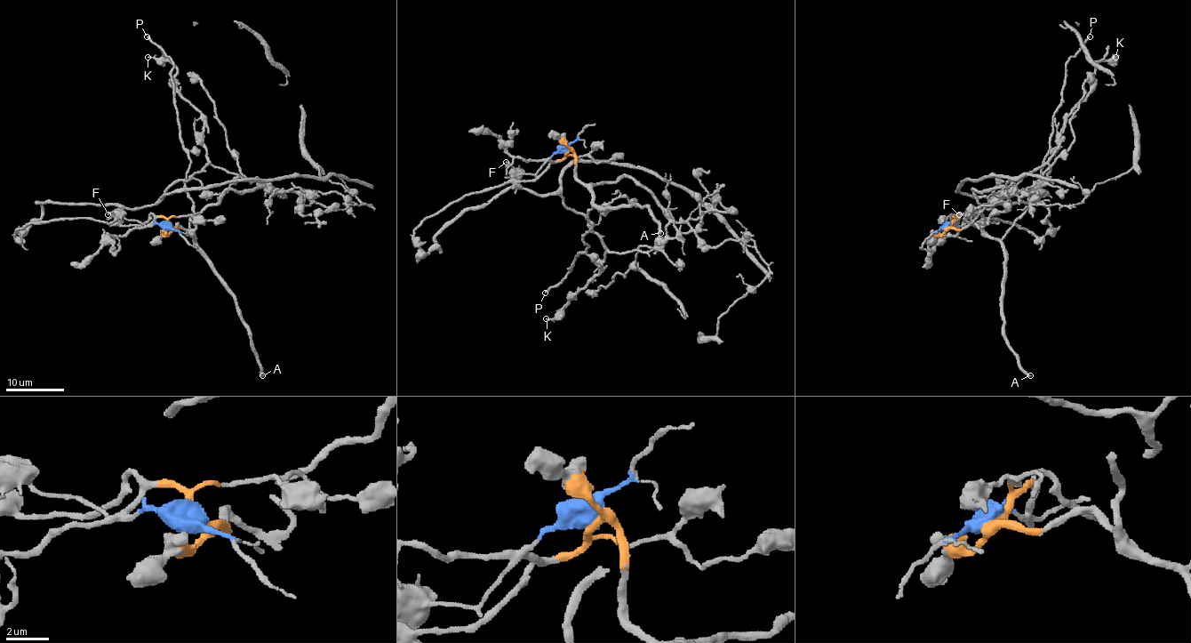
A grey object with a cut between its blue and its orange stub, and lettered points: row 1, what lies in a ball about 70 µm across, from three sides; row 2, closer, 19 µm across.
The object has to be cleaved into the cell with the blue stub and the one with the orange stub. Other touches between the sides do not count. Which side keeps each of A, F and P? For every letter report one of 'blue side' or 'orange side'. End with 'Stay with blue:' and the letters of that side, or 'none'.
A: orange side
F: blue side
P: orange side
Stay with blue: F

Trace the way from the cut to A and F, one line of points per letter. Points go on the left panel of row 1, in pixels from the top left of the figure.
A: (169, 226), (177, 229), (177, 225), (179, 225), (191, 237), (234, 298), (263, 375)
F: (169, 226), (146, 226), (137, 221), (112, 213), (108, 214)

